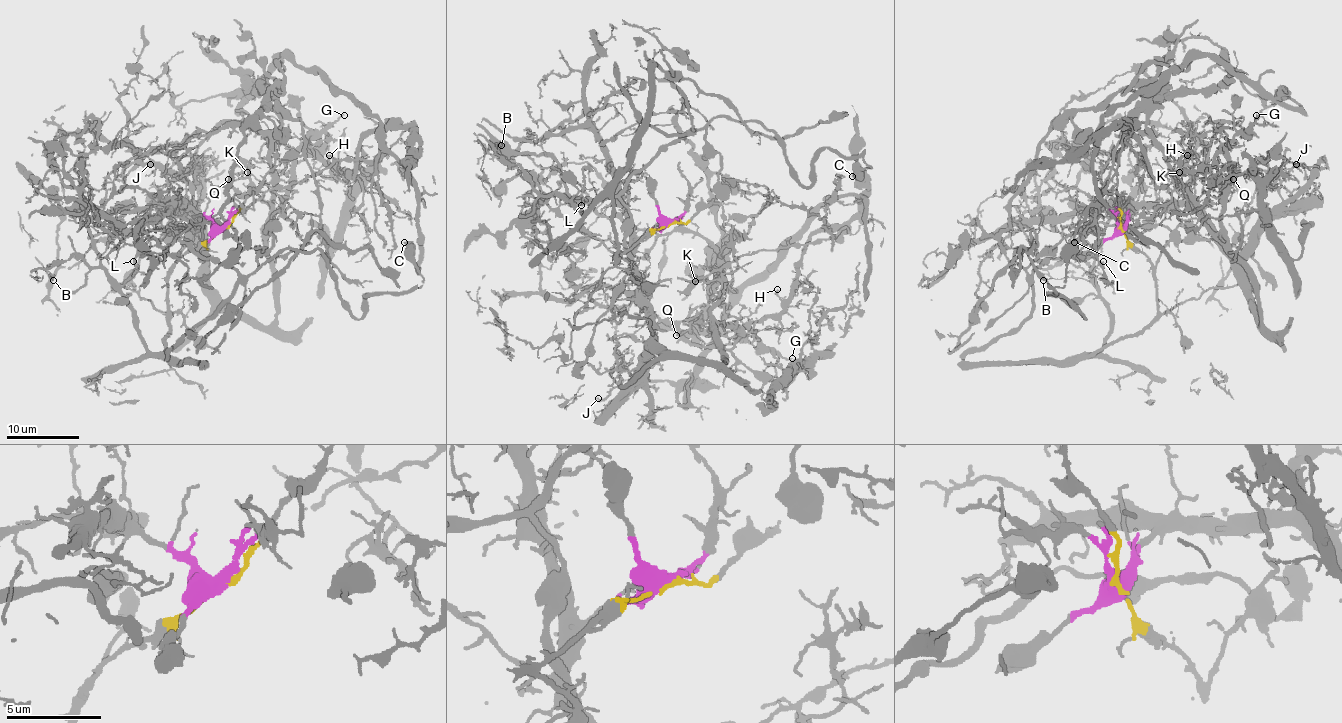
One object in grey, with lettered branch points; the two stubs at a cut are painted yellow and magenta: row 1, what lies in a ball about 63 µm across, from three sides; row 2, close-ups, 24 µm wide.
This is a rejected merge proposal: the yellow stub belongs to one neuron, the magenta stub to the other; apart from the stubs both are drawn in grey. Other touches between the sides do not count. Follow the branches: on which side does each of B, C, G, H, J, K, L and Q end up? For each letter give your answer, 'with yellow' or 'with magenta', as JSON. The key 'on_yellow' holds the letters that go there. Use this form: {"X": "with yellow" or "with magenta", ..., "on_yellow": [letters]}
{"B": "with yellow", "C": "with yellow", "G": "with magenta", "H": "with magenta", "J": "with magenta", "K": "with magenta", "L": "with yellow", "Q": "with magenta", "on_yellow": ["B", "C", "L"]}

